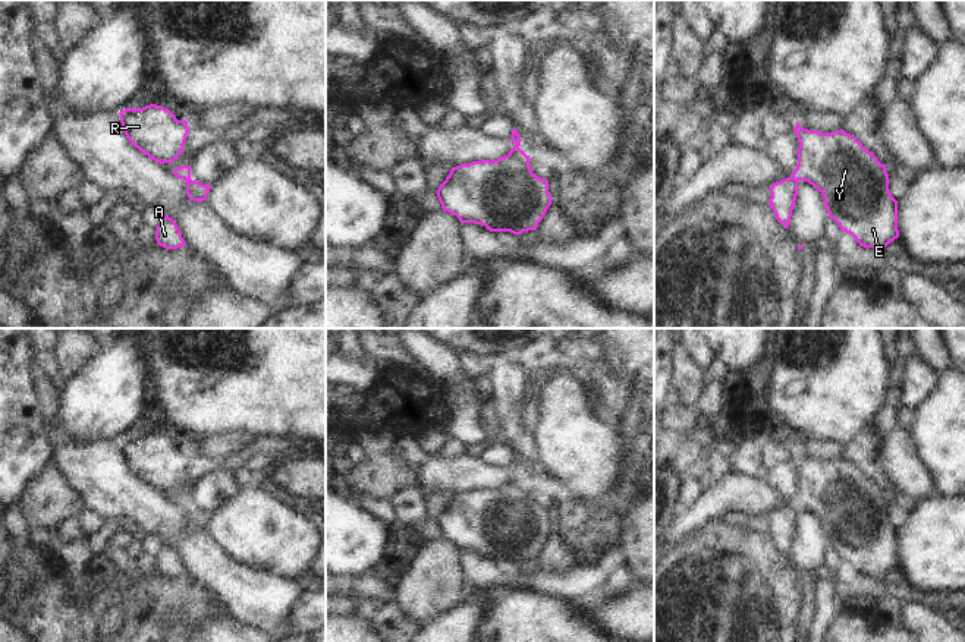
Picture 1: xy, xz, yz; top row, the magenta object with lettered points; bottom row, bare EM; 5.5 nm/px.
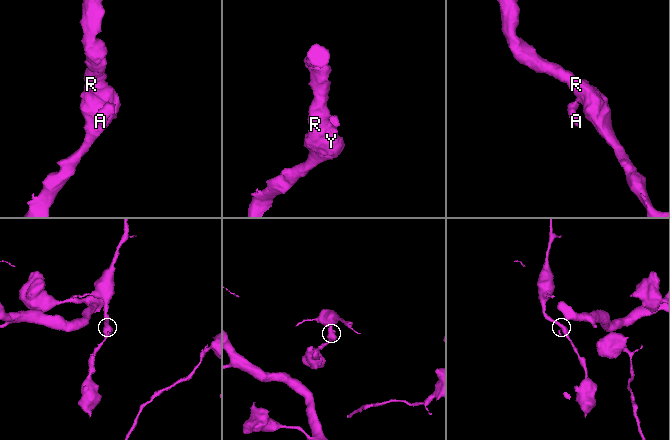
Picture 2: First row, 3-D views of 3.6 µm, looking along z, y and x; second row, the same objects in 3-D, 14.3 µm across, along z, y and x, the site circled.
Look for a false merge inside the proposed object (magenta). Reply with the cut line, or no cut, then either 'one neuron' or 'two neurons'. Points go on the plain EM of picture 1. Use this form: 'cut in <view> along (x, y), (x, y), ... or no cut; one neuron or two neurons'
no cut; one neuron

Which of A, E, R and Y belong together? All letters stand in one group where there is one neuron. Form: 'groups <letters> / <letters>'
groups A E R Y

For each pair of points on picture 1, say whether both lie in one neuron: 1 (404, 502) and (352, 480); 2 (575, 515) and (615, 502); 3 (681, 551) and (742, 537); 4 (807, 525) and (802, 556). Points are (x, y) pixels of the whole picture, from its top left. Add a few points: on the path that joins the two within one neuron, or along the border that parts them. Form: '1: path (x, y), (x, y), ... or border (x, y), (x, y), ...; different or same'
1: border (414, 484), (398, 490), (387, 500); different
2: path (585, 515), (602, 515), (604, 512); same
3: path (695, 551), (728, 548); same
4: path (807, 532), (807, 548); same

